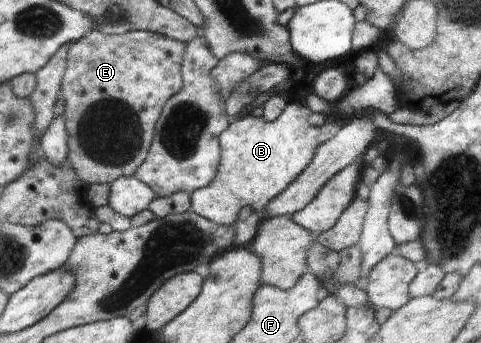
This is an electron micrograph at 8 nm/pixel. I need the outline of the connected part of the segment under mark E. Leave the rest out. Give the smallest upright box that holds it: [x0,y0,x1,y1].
[62,29,186,183]

